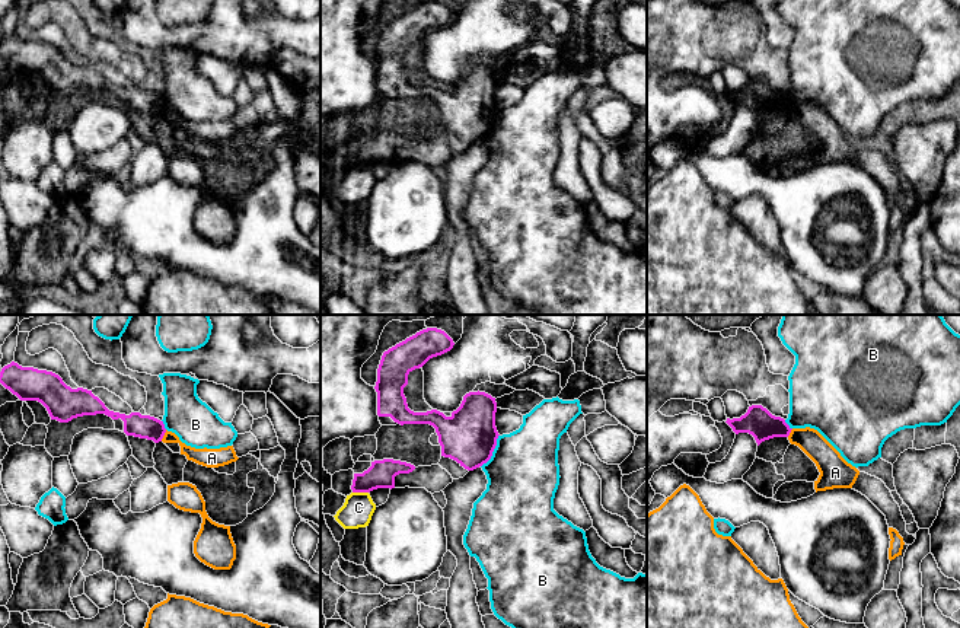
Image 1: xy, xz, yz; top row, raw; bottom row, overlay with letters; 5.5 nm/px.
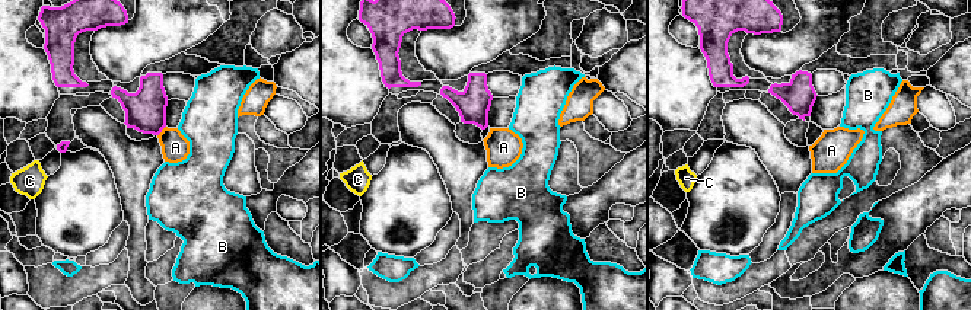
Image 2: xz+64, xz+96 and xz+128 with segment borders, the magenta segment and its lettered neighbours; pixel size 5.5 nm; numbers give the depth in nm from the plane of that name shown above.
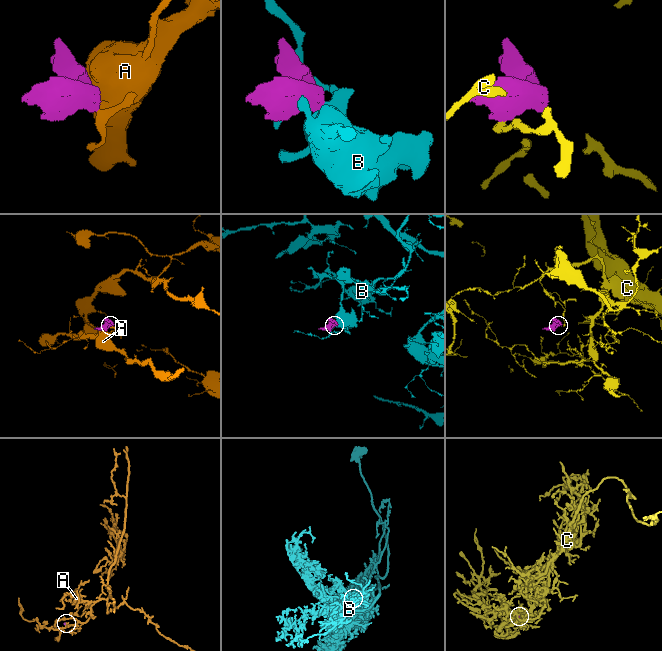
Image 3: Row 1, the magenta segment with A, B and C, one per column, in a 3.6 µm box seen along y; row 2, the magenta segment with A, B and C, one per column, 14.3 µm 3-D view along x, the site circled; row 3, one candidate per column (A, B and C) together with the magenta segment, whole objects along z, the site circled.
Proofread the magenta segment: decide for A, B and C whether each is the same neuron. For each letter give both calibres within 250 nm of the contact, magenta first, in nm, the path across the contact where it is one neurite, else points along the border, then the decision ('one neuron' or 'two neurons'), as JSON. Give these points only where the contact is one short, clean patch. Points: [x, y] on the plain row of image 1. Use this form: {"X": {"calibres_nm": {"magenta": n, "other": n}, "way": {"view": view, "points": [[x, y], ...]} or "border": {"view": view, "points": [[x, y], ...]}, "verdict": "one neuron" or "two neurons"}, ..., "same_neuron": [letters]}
{"A": {"calibres_nm": {"magenta": 130, "other": 100}, "border": {"view": "xy", "points": [[166, 104], [160, 114]]}, "verdict": "two neurons"}, "B": {"calibres_nm": {"magenta": 300, "other": 400}, "verdict": "two neurons"}, "C": {"calibres_nm": {"magenta": 150, "other": 170}, "border": {"view": "xz", "points": [[353, 165], [367, 166]]}, "verdict": "two neurons"}, "same_neuron": []}

